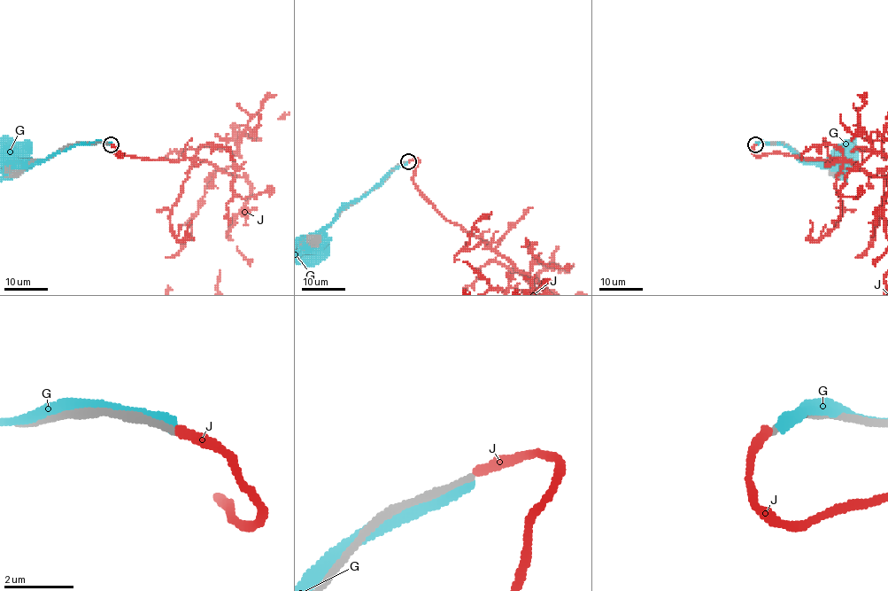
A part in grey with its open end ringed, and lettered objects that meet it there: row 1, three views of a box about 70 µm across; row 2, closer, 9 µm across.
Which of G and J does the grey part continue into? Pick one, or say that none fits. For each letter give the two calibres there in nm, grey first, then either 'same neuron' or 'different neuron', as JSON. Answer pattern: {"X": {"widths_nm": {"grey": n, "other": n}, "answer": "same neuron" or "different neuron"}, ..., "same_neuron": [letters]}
{"G": {"widths_nm": {"grey": 240, "other": 360}, "answer": "different neuron"}, "J": {"widths_nm": {"grey": 200, "other": 280}, "answer": "different neuron"}, "same_neuron": []}

